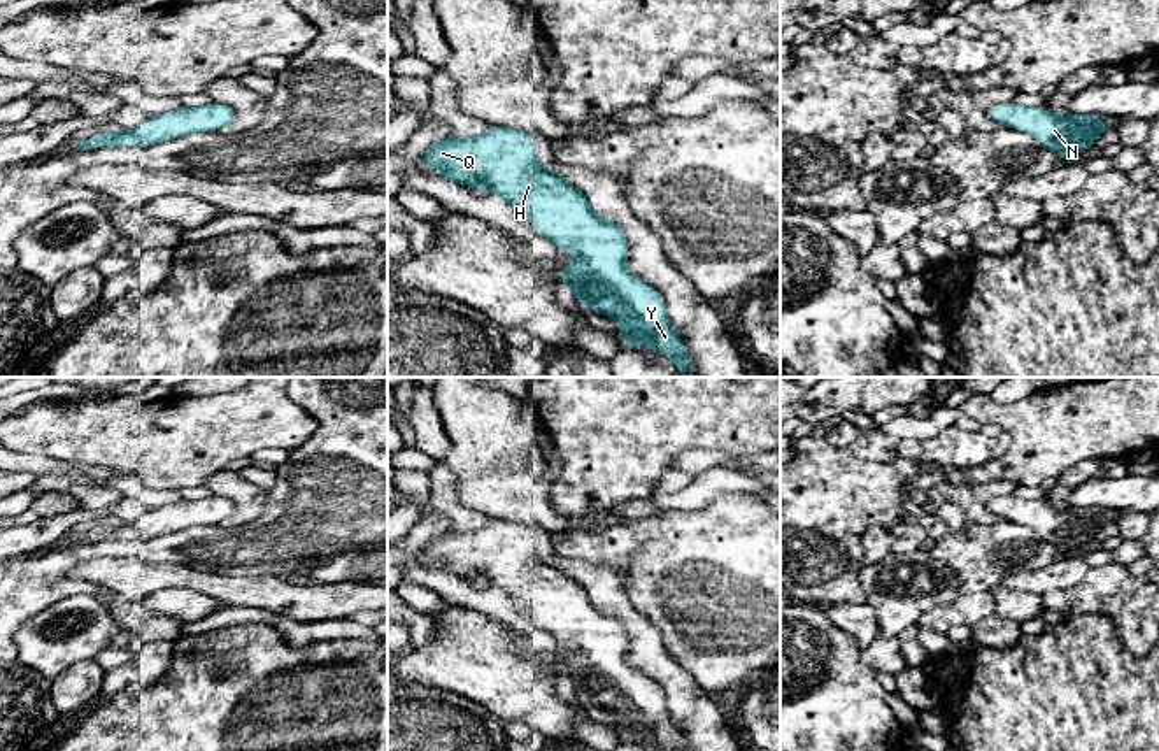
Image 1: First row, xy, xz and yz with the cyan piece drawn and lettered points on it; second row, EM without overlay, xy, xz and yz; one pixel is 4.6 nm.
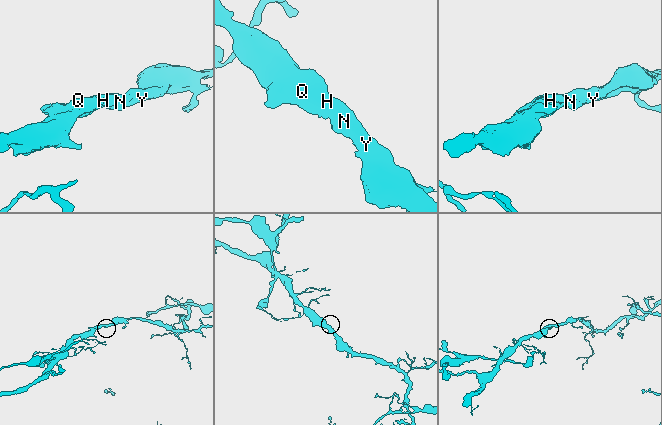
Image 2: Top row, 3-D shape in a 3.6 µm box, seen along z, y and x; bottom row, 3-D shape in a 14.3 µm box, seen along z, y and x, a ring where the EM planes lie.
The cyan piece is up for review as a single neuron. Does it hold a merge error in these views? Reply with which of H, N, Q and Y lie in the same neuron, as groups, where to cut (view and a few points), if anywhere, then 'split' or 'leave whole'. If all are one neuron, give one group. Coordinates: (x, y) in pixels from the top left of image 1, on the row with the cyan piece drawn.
groups H N Q Y; cut none; leave whole

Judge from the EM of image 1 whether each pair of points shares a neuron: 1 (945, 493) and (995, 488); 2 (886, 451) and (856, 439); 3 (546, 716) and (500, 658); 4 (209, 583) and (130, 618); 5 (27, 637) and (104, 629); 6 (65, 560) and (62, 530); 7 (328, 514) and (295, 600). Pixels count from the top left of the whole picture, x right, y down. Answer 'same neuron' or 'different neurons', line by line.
1: same neuron
2: same neuron
3: same neuron
4: different neurons
5: same neuron
6: different neurons
7: different neurons

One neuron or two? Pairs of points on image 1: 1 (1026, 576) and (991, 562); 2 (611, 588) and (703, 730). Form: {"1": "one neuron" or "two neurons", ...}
{"1": "two neurons", "2": "one neuron"}

